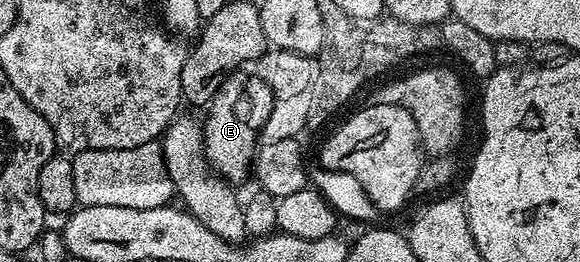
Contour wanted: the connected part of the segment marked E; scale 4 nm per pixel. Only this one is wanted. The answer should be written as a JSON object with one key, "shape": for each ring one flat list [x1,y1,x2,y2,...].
{"shape":[[254,78,253,95,245,95,241,87,236,87,233,81,226,82,224,87,217,90,217,96,208,104,209,116,204,116,205,128,205,157,213,170,222,179,240,185,251,175,253,156,259,146,259,132,265,126,265,118,273,104,273,95,262,79]]}

